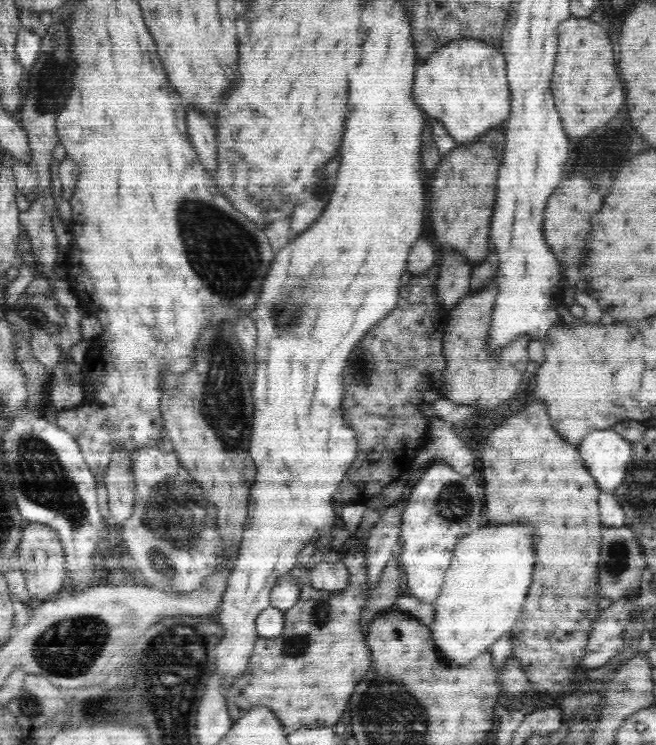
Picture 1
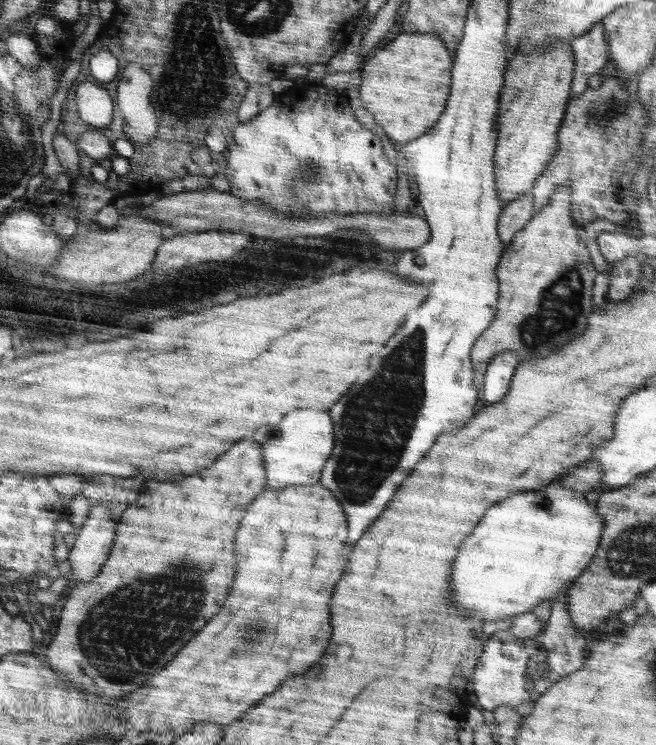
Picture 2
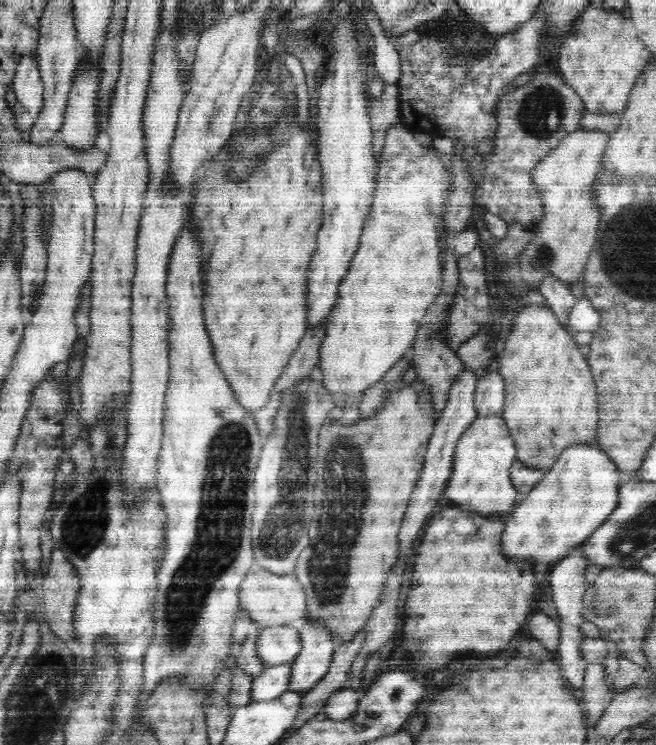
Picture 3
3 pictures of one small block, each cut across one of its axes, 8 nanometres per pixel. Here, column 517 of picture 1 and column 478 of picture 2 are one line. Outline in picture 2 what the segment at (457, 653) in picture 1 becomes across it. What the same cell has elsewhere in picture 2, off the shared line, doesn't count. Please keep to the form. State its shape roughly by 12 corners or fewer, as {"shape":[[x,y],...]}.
{"shape":[[559,484],[522,492],[454,556],[478,622],[531,613],[585,571],[602,520]]}

